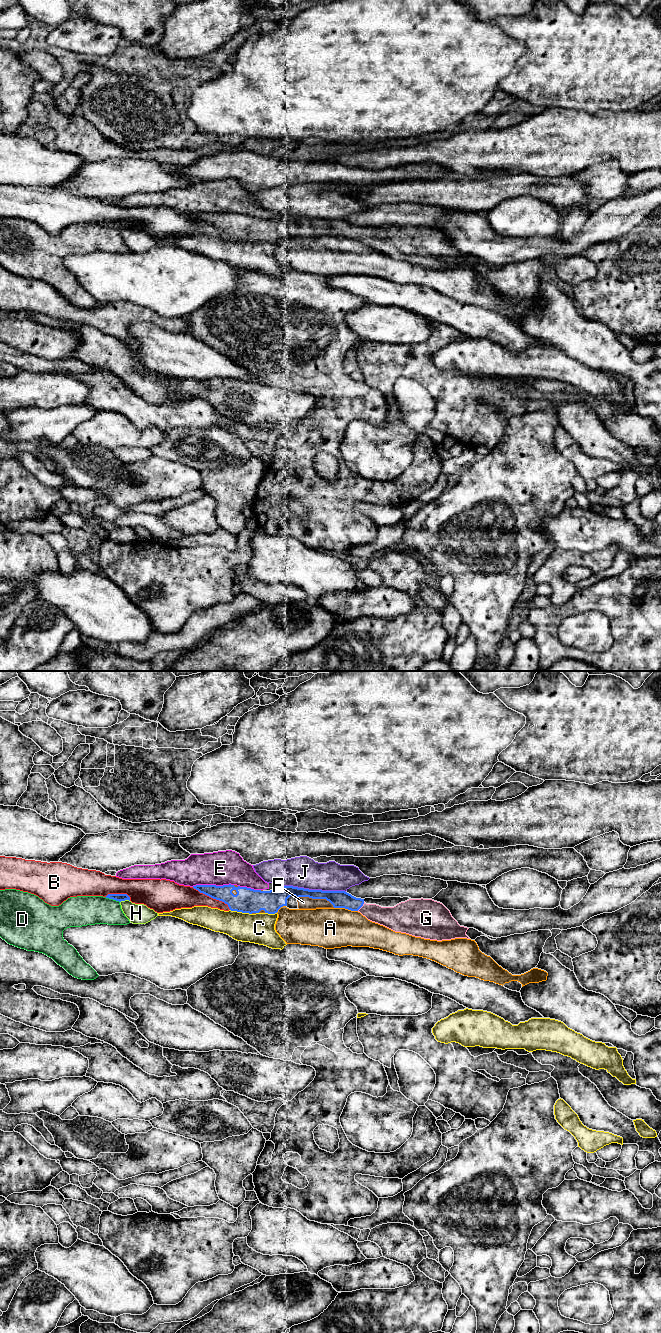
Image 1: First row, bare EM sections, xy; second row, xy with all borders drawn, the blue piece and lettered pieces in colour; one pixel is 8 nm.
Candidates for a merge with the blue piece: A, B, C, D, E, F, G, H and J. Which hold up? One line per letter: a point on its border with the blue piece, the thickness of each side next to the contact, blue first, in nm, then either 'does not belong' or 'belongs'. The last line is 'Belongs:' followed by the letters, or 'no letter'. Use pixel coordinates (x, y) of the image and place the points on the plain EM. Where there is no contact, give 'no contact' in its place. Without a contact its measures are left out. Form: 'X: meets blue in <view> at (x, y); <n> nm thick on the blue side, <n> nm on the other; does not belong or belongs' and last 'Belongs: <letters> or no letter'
A: meets blue in xy at (346, 236); 140 nm thick on the blue side, 320 nm on the other; does not belong
B: meets blue in xy at (212, 225); 160 nm thick on the blue side, 180 nm on the other; does not belong
C: meets blue in xy at (241, 239); 200 nm thick on the blue side, 240 nm on the other; does not belong
D: meets blue in xy at (112, 226); 60 nm thick on the blue side, 240 nm on the other; does not belong
E: meets blue in xy at (212, 213); 140 nm thick on the blue side, 280 nm on the other; does not belong
F: meets blue in xy at (316, 226); 140 nm thick on the blue side, 100 nm on the other; belongs
G: meets blue in xy at (361, 234); 140 nm thick on the blue side, 170 nm on the other; belongs
H: meets blue in xy at (124, 228); 60 nm thick on the blue side, 160 nm on the other; does not belong
J: meets blue in xy at (313, 218); 140 nm thick on the blue side, 260 nm on the other; does not belong
Belongs: F, G

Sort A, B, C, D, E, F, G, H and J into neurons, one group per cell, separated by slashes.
A / B / C / D / E / F G / H / J

